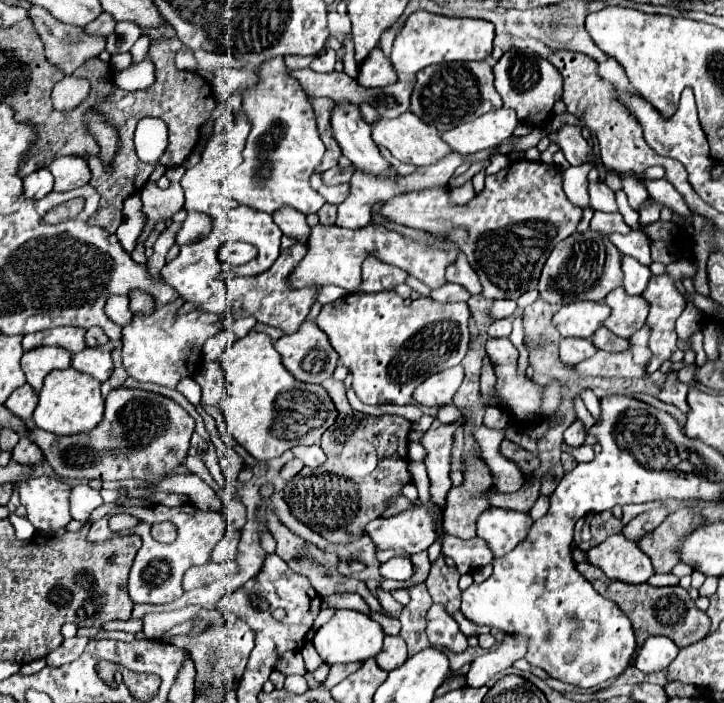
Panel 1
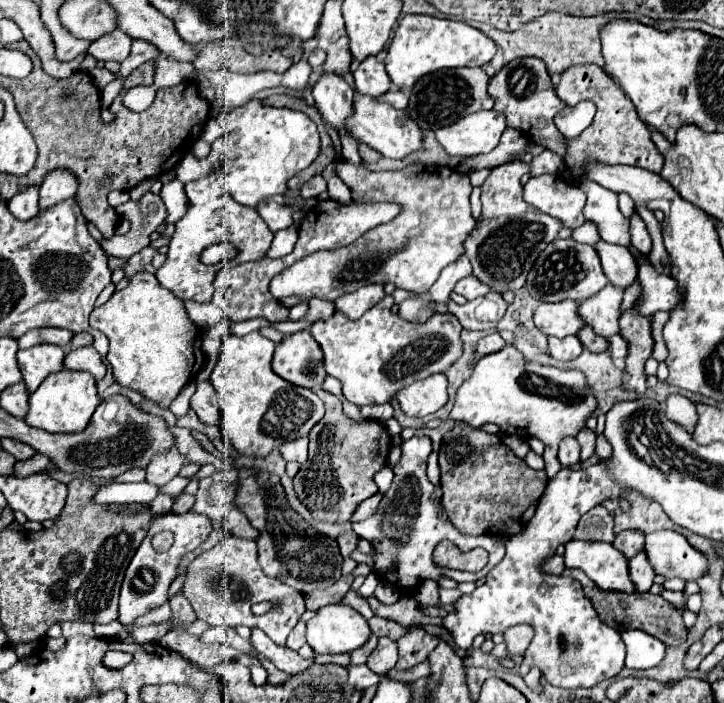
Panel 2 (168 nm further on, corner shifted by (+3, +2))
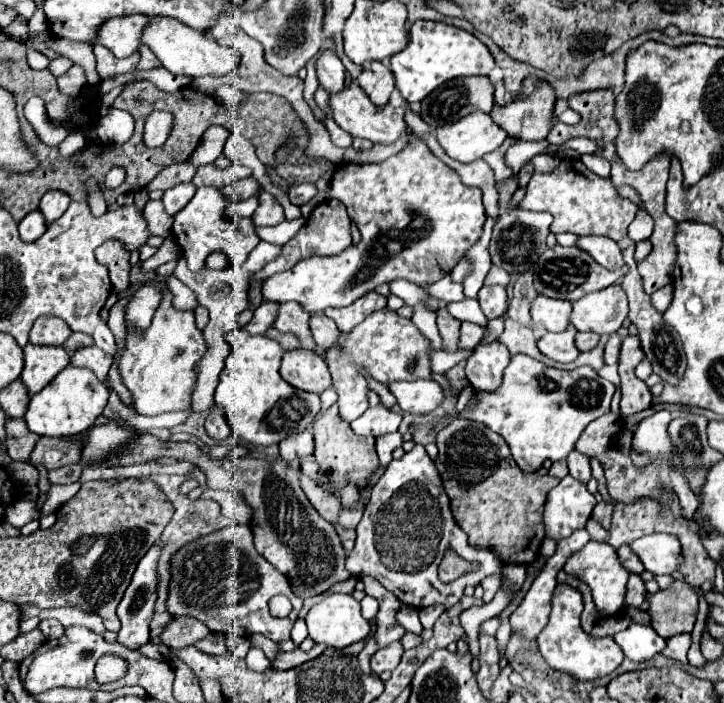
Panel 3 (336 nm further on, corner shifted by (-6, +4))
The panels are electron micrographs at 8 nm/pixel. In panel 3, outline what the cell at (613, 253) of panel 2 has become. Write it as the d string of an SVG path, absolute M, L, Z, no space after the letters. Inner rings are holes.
M582 236L578 240L578 244L588 250L588 254L592 254L592 258L596 258L598 264L606 266L608 270L618 270L624 266L624 258L622 258L622 248L612 240L612 238L604 238L604 236Z

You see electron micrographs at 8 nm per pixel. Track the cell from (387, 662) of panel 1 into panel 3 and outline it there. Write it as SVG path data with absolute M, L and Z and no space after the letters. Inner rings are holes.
M392 642L390 646L378 650L374 656L372 656L372 670L376 674L384 672L384 670L394 670L398 664L400 664L400 658L402 658L402 644L400 642Z

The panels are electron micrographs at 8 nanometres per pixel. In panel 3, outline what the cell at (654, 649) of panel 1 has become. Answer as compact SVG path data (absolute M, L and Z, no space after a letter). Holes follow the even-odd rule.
M630 624L614 638L616 642L620 642L620 648L624 650L626 658L634 662L648 662L666 648L666 640L658 636L654 628L640 624Z

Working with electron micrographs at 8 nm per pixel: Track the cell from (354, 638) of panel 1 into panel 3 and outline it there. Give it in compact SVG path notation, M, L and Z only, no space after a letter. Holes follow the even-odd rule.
M332 594L306 614L308 636L314 642L346 648L370 634L370 624L360 612L360 602L352 594Z

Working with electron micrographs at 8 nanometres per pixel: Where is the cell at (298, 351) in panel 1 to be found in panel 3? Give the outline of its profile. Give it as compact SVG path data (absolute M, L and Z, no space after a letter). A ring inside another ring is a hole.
M296 348L284 352L280 374L288 384L316 394L324 392L332 384L324 358L314 350Z

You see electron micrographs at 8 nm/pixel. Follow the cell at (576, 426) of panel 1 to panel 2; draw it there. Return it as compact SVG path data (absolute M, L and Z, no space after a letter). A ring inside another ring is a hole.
M565 438L561 444L559 444L559 462L563 468L569 468L573 464L579 462L579 442L577 438Z

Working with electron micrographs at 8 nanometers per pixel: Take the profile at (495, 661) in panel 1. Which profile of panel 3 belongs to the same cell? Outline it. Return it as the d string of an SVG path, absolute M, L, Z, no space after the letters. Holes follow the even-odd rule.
M578 530L578 534L572 534L572 538L566 538L564 542L558 542L556 554L554 554L552 558L548 558L546 568L544 568L544 570L540 572L540 576L532 582L532 586L530 586L530 590L526 592L524 600L520 602L520 606L512 612L512 616L510 616L510 626L512 626L512 630L514 630L516 634L520 634L524 640L536 640L538 634L544 630L544 626L546 626L546 622L548 622L548 614L550 614L550 598L552 598L552 590L554 590L554 586L556 586L556 574L558 574L558 570L566 564L566 560L568 560L574 552L578 552L580 548L584 548L584 544L586 544L588 540L590 540L588 532L586 532L586 530Z

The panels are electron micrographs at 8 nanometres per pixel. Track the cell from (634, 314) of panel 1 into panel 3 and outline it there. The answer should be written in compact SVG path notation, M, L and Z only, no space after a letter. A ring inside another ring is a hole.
M614 284L596 294L586 294L574 302L572 326L580 332L596 332L600 336L610 336L618 332L628 316L628 296Z

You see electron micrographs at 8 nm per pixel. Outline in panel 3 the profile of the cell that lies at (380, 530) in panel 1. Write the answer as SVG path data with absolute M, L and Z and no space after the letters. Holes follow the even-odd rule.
M416 444L400 460L390 462L372 488L370 504L364 510L356 534L356 546L346 558L346 570L356 578L362 574L374 576L386 590L396 594L400 602L412 608L426 608L432 604L450 608L460 600L468 584L480 584L482 578L498 574L504 568L496 550L472 546L466 532L456 524L442 478L422 444ZM448 546L452 546L464 560L478 560L480 570L468 572L450 584L440 582L436 570Z

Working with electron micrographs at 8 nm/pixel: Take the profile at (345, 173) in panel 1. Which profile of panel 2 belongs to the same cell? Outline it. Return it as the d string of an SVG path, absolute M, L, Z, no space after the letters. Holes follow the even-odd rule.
M313 176L309 182L303 184L299 194L301 194L301 198L315 198L315 196L323 194L325 190L327 190L327 182L323 180L323 176Z

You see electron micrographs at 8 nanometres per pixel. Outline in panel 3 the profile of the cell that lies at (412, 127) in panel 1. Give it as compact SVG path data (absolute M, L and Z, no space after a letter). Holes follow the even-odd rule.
M352 84L350 88L346 88L344 92L330 96L330 106L334 110L334 120L336 124L346 130L352 136L358 138L366 138L372 144L394 144L406 130L406 122L404 122L404 108L394 108L390 104L386 106L376 106L368 94L364 94L364 90L360 90L358 84Z

